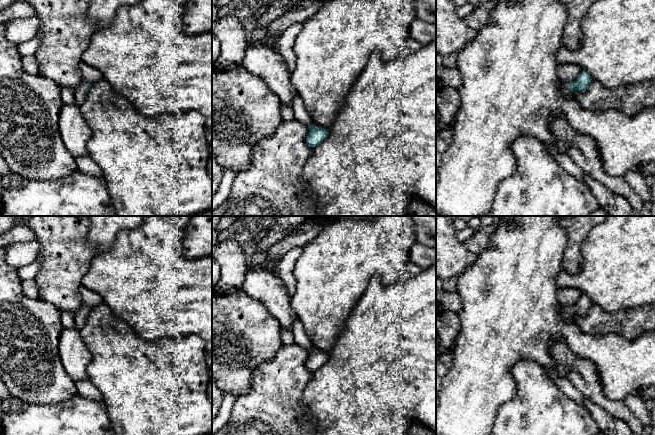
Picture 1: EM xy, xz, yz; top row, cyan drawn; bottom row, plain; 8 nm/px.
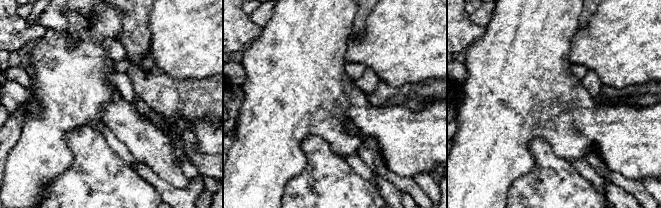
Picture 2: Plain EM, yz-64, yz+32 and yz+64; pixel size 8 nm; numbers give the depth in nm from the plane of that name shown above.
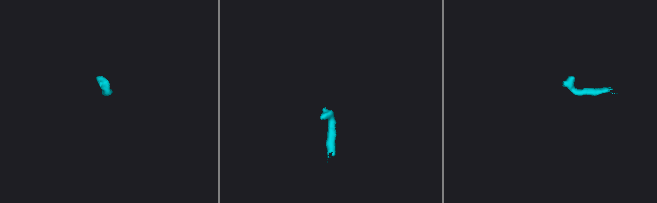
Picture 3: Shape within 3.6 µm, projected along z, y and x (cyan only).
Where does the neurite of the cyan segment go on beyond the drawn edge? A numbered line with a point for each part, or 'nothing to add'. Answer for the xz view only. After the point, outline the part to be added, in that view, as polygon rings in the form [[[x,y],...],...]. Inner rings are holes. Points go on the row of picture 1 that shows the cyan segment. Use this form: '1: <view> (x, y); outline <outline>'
1: xz (300, 113); outline [[[295,94],[291,108],[293,110],[294,117],[296,120],[305,124],[306,126],[309,126],[312,124],[313,120],[309,115],[309,113],[307,112],[303,101],[298,94]]]

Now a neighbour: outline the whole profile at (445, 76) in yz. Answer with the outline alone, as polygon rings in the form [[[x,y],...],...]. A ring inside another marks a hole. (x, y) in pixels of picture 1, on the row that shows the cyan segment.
[[[445,66],[436,68],[436,83],[441,86],[450,86],[458,89],[461,85],[462,78],[457,68]]]

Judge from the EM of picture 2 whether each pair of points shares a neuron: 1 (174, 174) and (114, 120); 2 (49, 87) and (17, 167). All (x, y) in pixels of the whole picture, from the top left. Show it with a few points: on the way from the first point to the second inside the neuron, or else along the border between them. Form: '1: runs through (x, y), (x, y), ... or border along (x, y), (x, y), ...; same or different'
1: runs through (159, 159), (129, 131); same
2: runs through (49, 107), (49, 129), (37, 147); same

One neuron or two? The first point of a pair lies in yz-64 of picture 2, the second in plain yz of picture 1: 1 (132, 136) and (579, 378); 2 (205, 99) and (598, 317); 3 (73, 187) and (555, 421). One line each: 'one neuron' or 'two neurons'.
1: one neuron
2: one neuron
3: one neuron

